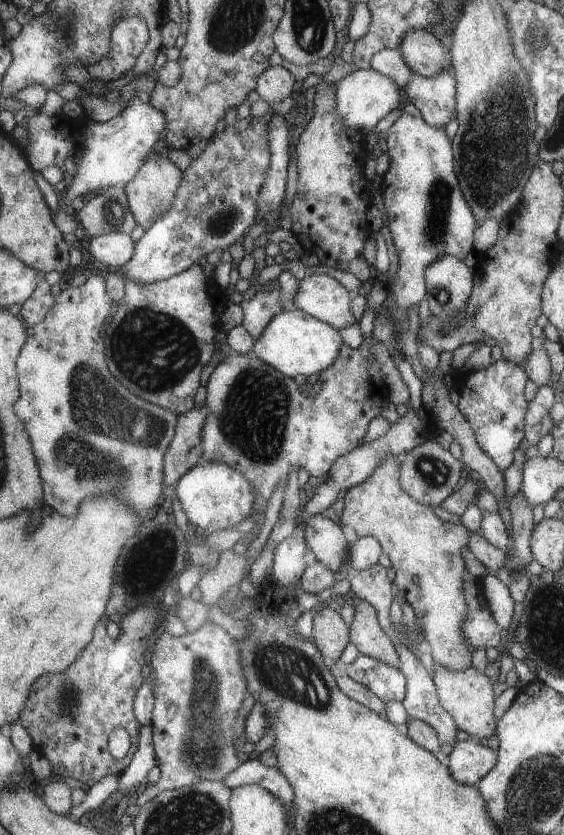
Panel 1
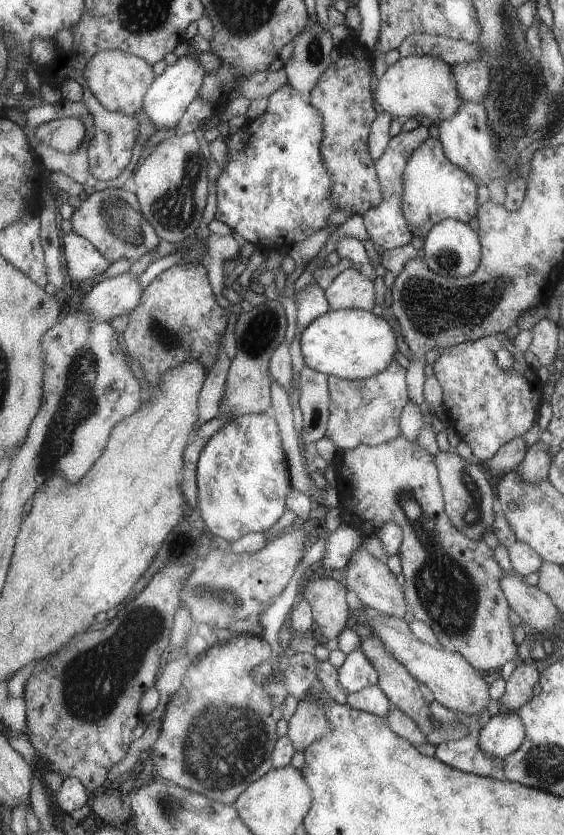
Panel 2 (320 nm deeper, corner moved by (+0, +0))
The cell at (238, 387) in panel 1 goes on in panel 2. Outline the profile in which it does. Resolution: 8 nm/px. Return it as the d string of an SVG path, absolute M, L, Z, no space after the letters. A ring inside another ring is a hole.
M395 361L387 369L366 379L352 381L343 377L327 375L327 386L331 394L329 406L330 421L326 437L330 438L337 449L346 451L357 445L378 445L399 437L399 412L407 404L405 392L405 370Z

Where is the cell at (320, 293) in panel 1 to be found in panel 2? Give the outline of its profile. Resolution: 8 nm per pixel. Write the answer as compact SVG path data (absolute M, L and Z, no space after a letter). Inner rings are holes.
M353 267L339 273L325 292L331 309L373 308L373 284L367 275Z

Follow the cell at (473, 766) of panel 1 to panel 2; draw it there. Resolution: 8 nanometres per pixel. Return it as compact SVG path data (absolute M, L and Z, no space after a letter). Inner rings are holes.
M497 713L479 728L478 749L501 762L524 739L524 724L515 713Z

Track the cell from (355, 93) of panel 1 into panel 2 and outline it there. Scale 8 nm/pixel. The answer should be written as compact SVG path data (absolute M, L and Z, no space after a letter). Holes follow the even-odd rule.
M409 55L387 67L375 88L377 102L383 112L400 120L411 117L429 118L431 121L447 121L454 116L463 100L458 95L451 64L433 55Z

